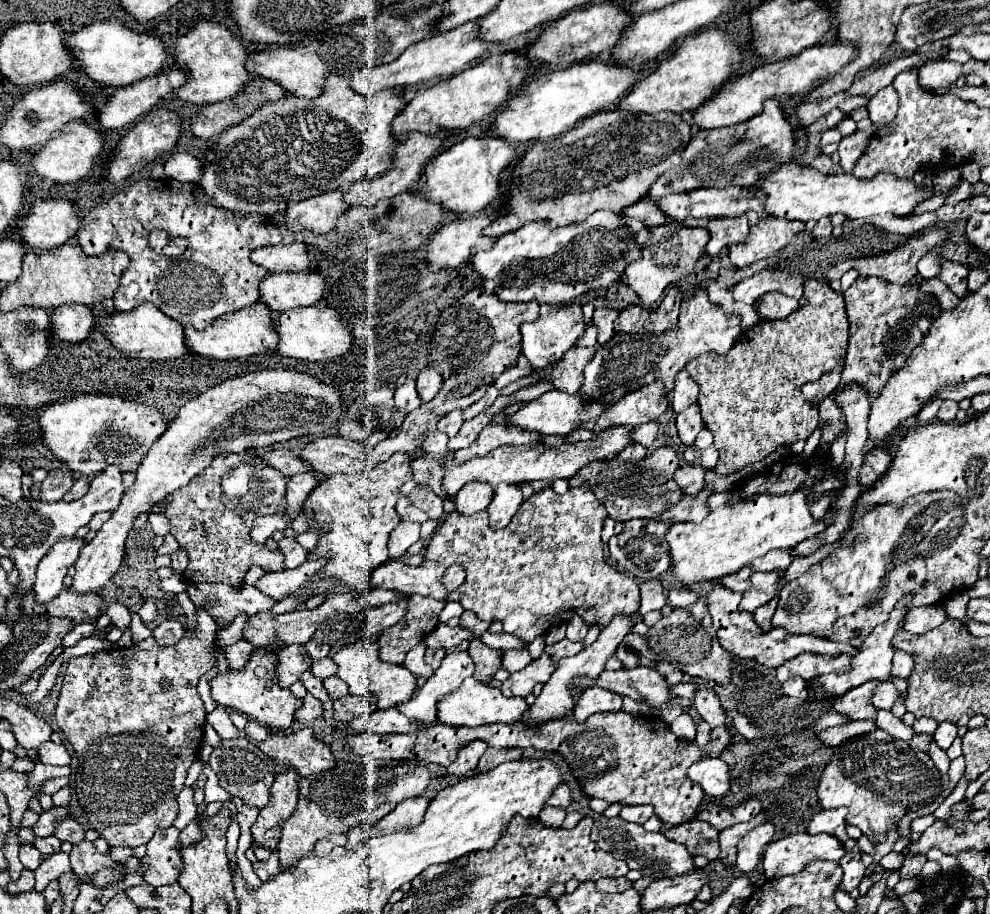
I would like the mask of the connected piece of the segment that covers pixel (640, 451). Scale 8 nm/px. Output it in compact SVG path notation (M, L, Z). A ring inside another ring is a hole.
M635 443L635 445L629 445L625 451L621 451L621 453L617 455L617 459L629 461L629 463L633 463L633 465L639 465L639 463L645 459L645 455L647 455L647 449L645 449L643 445Z

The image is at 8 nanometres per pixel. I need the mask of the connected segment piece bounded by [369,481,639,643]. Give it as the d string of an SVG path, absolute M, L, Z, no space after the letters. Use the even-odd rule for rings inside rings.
M541 481L537 493L521 505L511 523L503 529L489 529L485 511L473 515L453 511L441 521L441 525L429 539L429 545L425 549L425 563L421 567L401 565L399 561L385 561L373 571L369 589L395 589L405 595L421 593L435 599L459 601L463 609L475 611L477 617L487 623L491 623L493 619L501 621L505 633L511 633L525 643L531 643L535 637L543 635L551 625L569 621L573 615L579 615L587 625L607 627L613 617L629 615L639 609L639 585L635 579L625 577L611 565L607 565L601 543L601 527L605 517L605 507L601 505L601 501L597 501L589 485L581 485L569 489L565 495L557 495L551 489L551 483ZM453 563L461 565L467 577L463 585L449 593L441 583L441 577Z

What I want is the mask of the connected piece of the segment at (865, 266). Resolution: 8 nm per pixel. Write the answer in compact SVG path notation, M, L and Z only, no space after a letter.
M929 229L925 233L921 233L919 237L913 237L909 239L903 247L891 251L891 253L881 253L881 255L873 255L873 257L859 257L859 259L847 259L847 261L839 261L835 263L829 271L827 271L827 281L833 281L833 279L841 279L841 275L849 269L855 269L859 275L863 277L869 277L869 275L875 275L875 277L881 277L893 285L905 285L909 283L909 279L917 273L917 261L935 245L941 245L945 241L945 233L939 231L939 229Z

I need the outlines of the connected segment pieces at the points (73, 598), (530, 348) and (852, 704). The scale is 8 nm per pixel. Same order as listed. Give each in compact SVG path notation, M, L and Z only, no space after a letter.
M63 589L49 605L37 605L33 601L33 591L25 599L25 613L49 613L55 617L67 617L75 623L97 621L103 613L103 597L97 593L87 593L85 597L77 597L77 593L69 593Z
M565 305L565 307L553 309L549 315L521 325L521 335L523 335L521 353L525 355L531 367L543 369L553 361L557 361L569 347L573 347L577 339L583 335L583 331L585 331L585 323L583 323L583 313L579 305Z
M867 681L865 685L859 685L855 689L849 689L843 697L839 697L833 707L837 713L847 715L849 719L875 719L877 717L877 709L871 703L875 687L881 681Z

